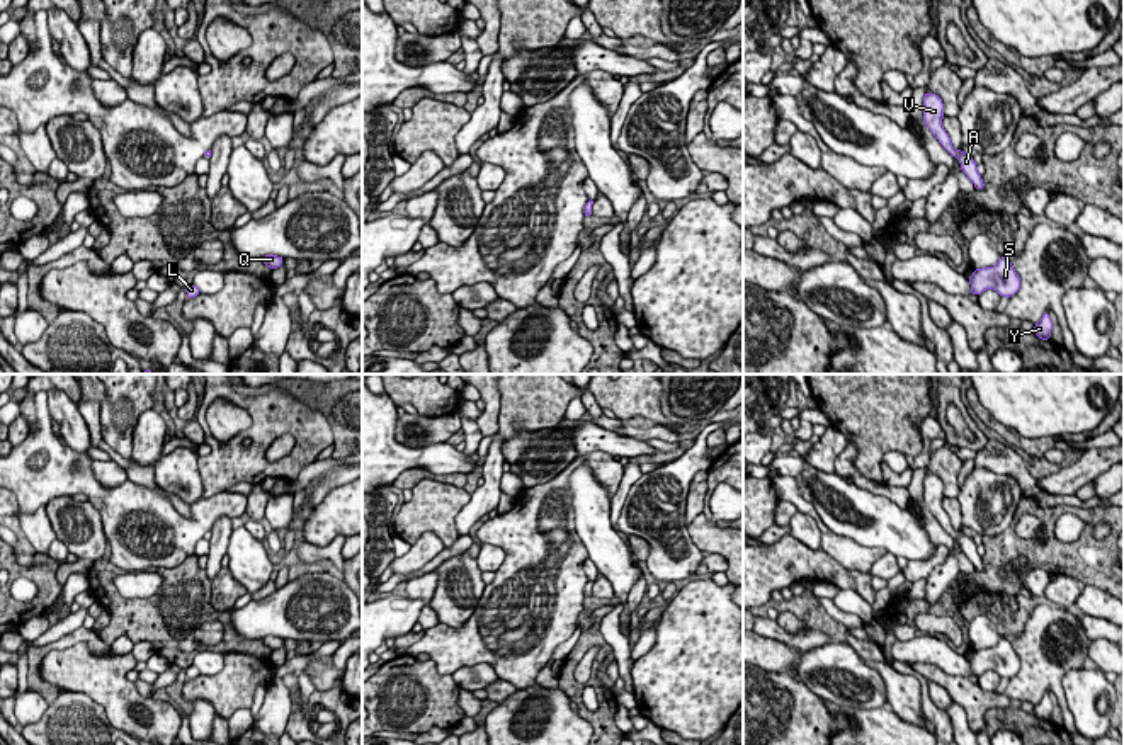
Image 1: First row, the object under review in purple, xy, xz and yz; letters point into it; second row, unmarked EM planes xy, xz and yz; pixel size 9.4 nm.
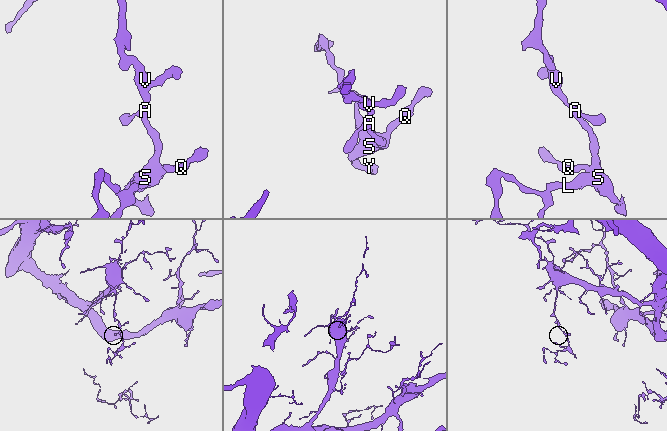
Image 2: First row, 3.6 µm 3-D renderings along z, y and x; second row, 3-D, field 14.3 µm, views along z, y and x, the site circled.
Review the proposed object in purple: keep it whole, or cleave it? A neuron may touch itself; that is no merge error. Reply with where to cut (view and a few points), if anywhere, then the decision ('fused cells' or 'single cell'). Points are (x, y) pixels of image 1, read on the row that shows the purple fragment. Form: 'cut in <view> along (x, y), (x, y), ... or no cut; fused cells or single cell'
no cut; single cell

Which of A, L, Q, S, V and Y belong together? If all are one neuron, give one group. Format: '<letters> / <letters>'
A L Q S V Y

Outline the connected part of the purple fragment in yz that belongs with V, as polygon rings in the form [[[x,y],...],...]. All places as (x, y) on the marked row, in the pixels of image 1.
[[[927,92],[923,97],[923,122],[932,131],[932,134],[939,139],[939,143],[949,151],[949,155],[959,160],[961,170],[968,175],[968,179],[974,184],[974,187],[983,191],[985,184],[981,175],[978,173],[976,162],[971,156],[968,156],[964,151],[956,150],[951,145],[951,138],[942,128],[942,119],[944,119],[942,99],[935,94]]]

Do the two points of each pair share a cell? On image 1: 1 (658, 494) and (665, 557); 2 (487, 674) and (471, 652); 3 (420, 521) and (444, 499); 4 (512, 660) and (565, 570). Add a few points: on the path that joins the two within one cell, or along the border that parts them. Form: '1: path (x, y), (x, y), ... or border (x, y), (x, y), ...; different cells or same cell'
1: path (660, 509), (658, 529), (665, 541); same cell
2: border (449, 674), (461, 667), (488, 664), (499, 677); different cells
3: path (425, 516), (439, 502); same cell
4: path (516, 636), (522, 626), (522, 616), (541, 589); same cell

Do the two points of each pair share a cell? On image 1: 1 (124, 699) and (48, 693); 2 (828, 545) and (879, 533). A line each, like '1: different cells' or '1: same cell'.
1: different cells
2: different cells

